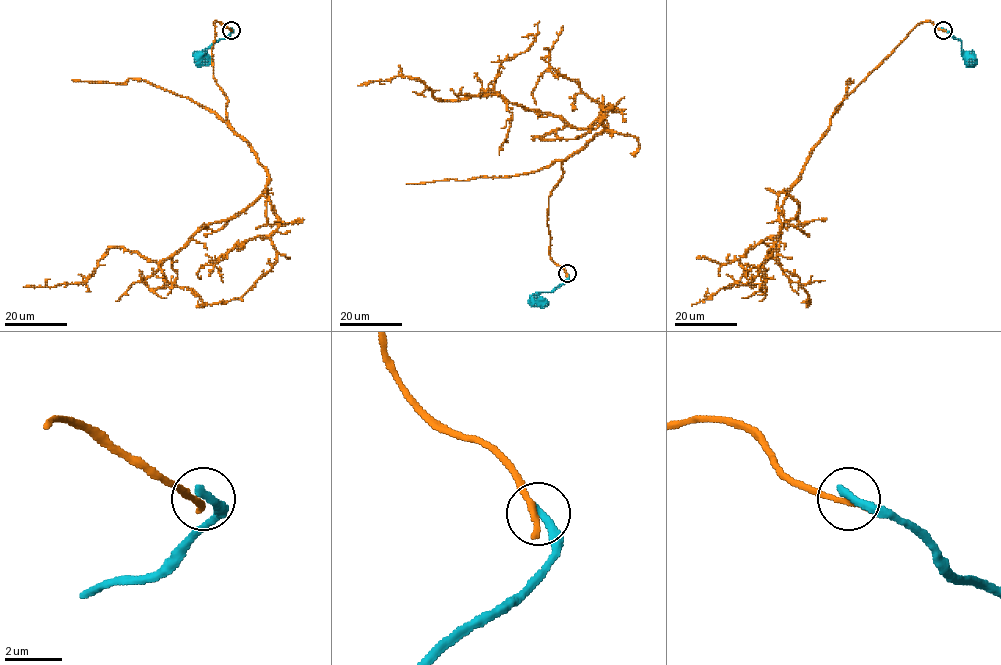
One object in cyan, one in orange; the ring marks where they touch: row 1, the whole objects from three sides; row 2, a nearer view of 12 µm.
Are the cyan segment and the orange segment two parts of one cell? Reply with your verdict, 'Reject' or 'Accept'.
Reject

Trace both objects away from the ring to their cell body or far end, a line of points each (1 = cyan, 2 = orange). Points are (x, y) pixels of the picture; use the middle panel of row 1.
1: (567, 273), (568, 278), (561, 284), (551, 292), (542, 292), (536, 299)
2: (567, 273), (549, 256), (548, 198), (600, 120), (576, 128), (496, 94), (439, 101), (396, 75), (358, 86)

